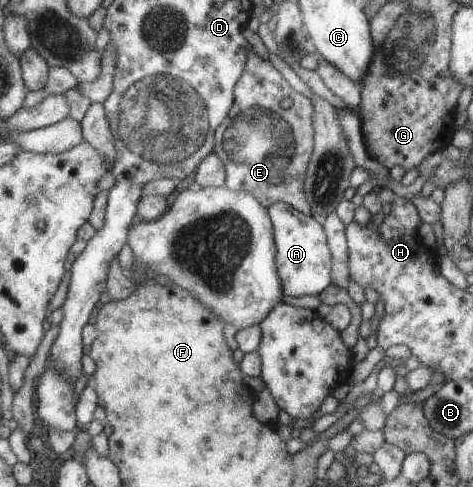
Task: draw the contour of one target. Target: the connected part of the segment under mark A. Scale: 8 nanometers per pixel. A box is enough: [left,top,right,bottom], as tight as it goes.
[266,202,333,297]

